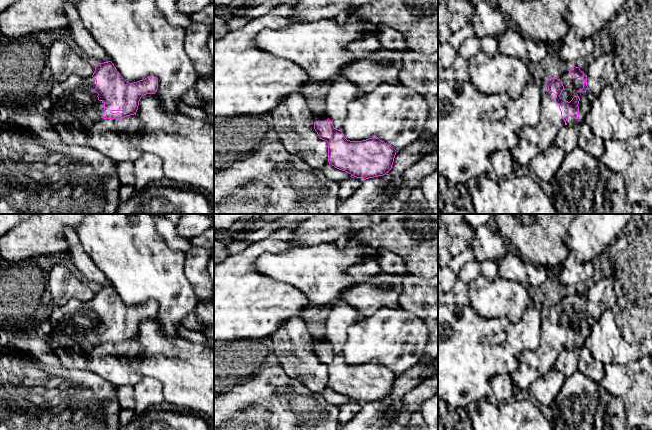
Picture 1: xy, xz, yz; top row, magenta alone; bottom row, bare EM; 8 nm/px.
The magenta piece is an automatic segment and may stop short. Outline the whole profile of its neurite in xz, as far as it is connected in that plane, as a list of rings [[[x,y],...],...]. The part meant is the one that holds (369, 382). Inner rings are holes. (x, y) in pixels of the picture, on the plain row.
[[[315,334],[313,344],[319,362],[328,367],[328,386],[335,392],[365,404],[391,394],[397,375],[378,361],[347,364],[321,334]]]

